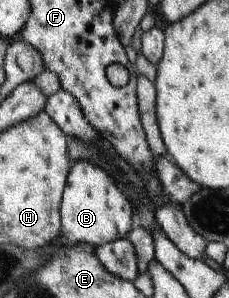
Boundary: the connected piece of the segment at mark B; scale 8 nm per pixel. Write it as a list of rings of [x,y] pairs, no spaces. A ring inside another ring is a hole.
[[[89,161],[71,162],[61,202],[59,203],[60,234],[75,243],[85,243],[93,249],[127,236],[131,230],[132,206],[120,186],[101,167]]]

